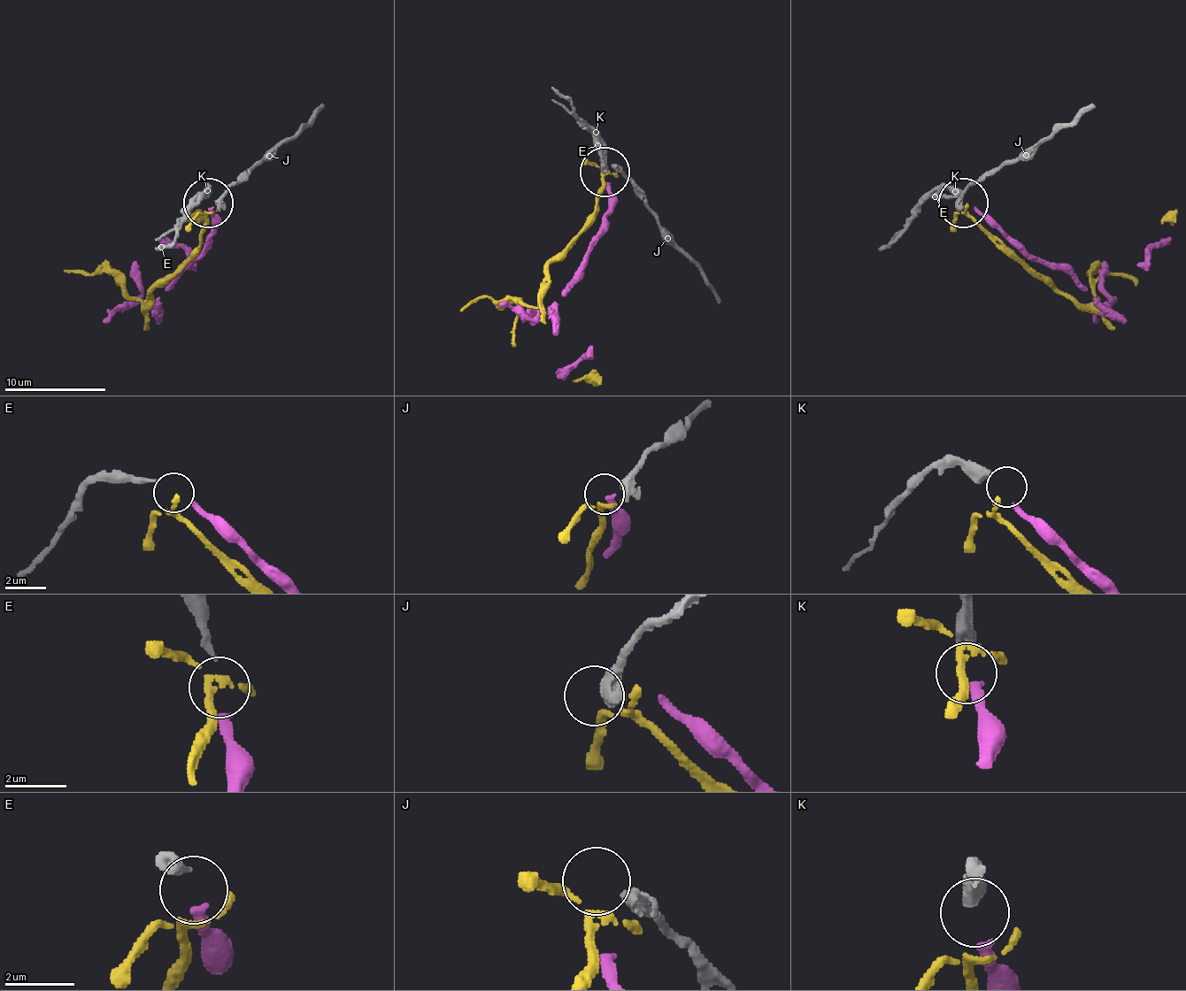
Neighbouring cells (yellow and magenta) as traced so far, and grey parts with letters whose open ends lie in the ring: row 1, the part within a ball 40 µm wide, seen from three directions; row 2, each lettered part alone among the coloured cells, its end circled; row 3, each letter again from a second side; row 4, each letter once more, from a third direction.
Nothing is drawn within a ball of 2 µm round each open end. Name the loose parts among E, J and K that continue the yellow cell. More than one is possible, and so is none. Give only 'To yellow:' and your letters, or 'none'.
To yellow: none

